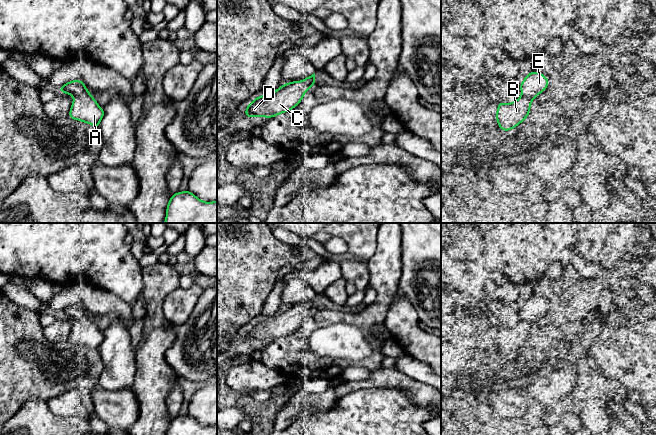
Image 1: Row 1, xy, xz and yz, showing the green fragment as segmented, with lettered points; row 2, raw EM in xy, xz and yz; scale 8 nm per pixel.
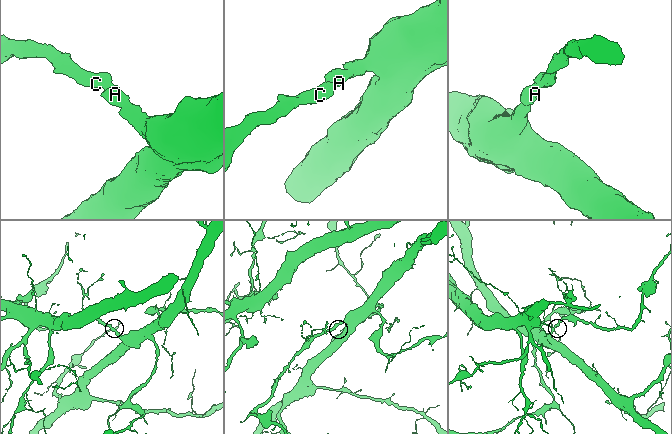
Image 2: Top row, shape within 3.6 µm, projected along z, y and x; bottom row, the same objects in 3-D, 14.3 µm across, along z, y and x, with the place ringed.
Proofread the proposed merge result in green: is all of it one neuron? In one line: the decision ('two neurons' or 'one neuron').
one neuron

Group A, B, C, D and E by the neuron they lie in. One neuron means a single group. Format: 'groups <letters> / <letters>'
groups A B C D E

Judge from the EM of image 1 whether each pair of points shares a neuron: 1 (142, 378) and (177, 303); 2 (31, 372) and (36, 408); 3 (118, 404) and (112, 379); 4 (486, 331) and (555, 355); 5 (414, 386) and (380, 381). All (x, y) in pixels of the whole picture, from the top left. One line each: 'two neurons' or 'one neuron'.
1: two neurons
2: two neurons
3: two neurons
4: one neuron
5: one neuron

